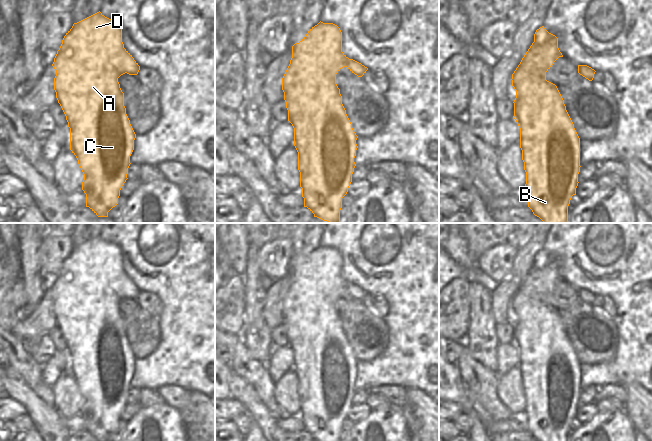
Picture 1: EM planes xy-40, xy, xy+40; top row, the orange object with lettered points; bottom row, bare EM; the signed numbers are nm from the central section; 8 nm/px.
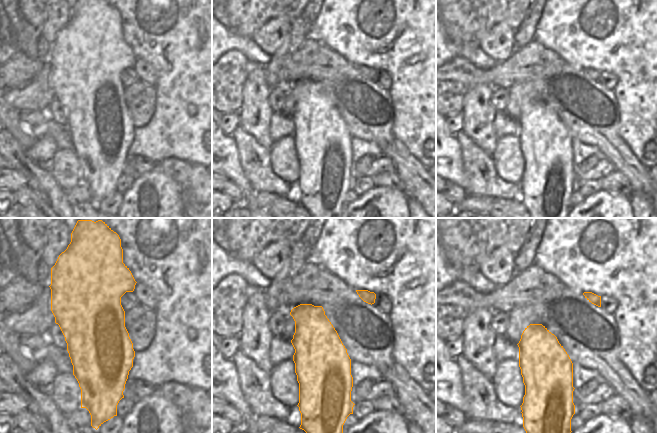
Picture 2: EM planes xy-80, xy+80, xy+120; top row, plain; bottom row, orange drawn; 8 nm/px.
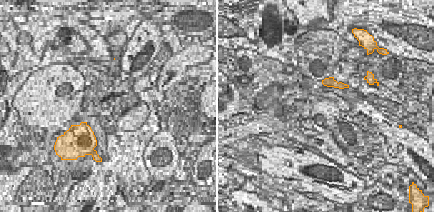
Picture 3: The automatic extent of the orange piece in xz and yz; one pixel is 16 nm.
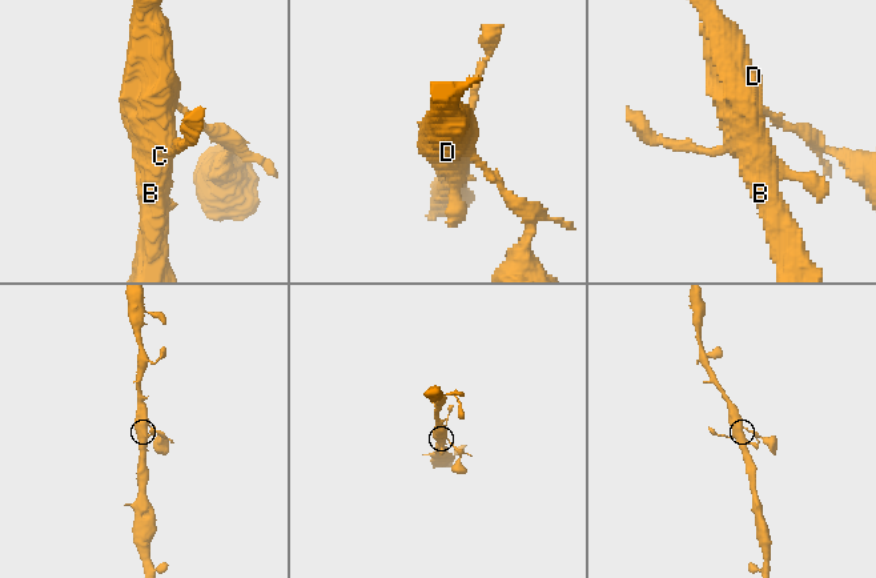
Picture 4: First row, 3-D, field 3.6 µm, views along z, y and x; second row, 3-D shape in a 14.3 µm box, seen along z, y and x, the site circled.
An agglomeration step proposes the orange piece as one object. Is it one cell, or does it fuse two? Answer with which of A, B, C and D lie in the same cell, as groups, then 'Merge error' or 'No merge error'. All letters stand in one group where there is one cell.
Groups: A B C D. No merge error

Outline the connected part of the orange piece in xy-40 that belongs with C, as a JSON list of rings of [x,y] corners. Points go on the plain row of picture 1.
[[[100,235],[74,247],[66,257],[52,288],[56,294],[54,314],[70,352],[70,374],[76,380],[84,398],[82,414],[86,418],[86,431],[98,441],[108,441],[108,436],[118,428],[120,414],[126,406],[130,380],[134,374],[136,358],[124,330],[124,317],[118,302],[127,297],[137,299],[140,290],[124,272],[122,252],[115,243],[105,241]]]

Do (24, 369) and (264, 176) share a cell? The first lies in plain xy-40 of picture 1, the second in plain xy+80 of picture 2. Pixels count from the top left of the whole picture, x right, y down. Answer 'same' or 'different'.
same

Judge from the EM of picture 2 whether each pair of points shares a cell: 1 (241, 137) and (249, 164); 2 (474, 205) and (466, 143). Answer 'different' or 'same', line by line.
1: same
2: different

